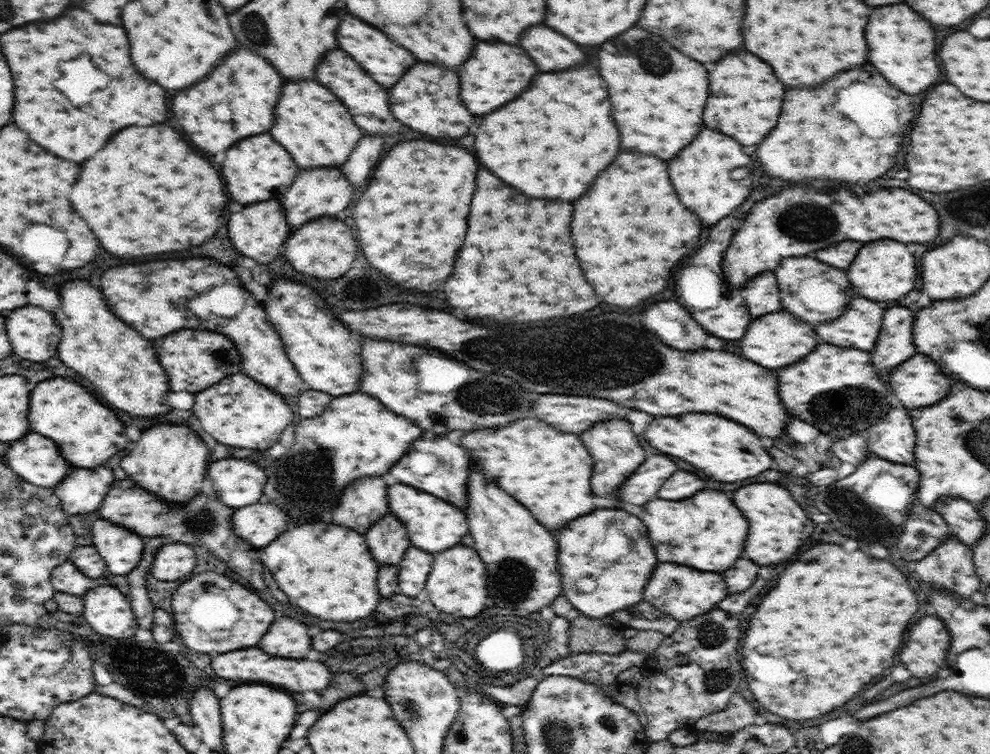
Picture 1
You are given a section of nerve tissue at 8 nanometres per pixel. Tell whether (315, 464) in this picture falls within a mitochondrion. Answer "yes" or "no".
yes

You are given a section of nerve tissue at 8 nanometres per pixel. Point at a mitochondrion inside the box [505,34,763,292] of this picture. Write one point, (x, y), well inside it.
(652, 57)

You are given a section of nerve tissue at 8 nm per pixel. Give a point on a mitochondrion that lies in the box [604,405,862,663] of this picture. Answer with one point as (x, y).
(710, 633)

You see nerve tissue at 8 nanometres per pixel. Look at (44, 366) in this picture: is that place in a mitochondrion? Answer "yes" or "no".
no

